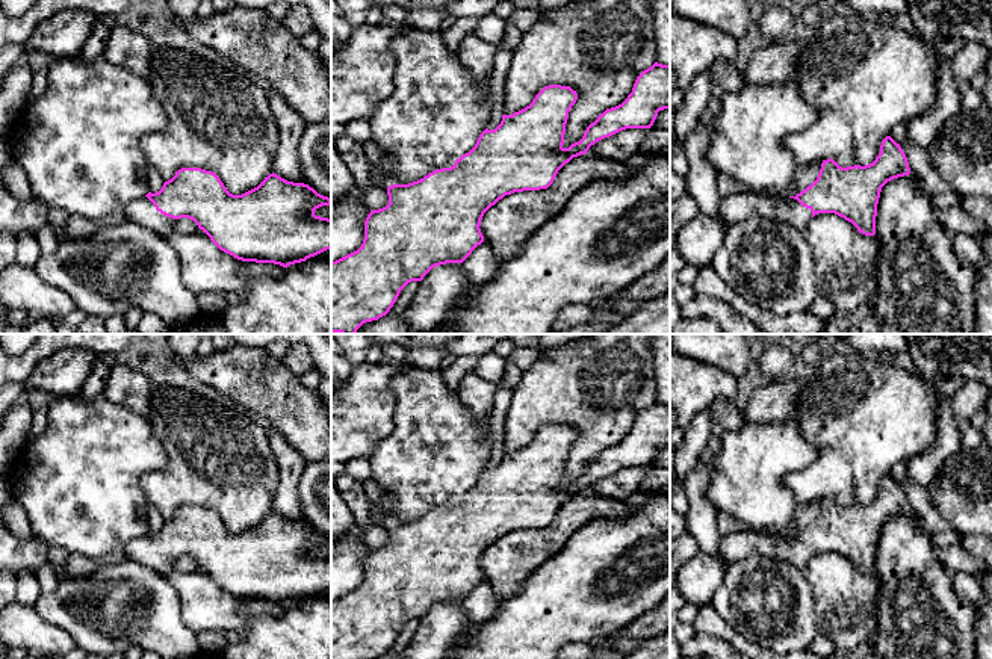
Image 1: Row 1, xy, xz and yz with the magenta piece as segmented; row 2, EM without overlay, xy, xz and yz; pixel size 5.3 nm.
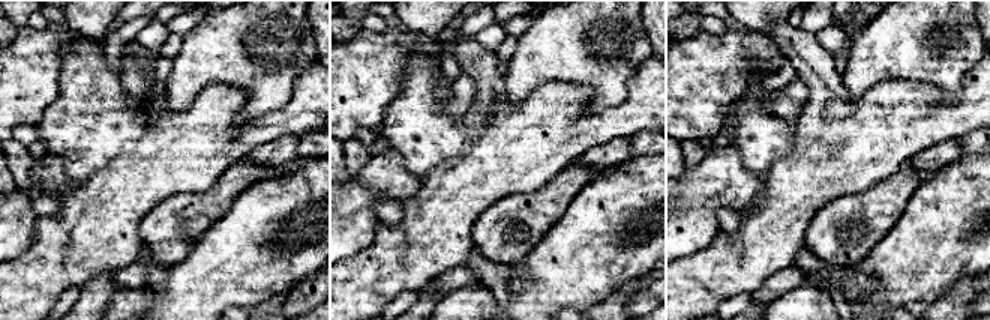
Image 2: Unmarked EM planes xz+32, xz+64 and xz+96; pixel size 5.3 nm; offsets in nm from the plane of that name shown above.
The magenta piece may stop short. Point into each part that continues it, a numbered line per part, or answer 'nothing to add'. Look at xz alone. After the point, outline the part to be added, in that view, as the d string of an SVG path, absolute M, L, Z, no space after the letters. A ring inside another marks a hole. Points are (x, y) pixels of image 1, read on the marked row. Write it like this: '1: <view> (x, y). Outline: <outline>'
nothing to add

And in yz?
1: yz (741, 207). Outline: M746 192L721 198L720 213L735 225L752 218L768 218L804 230L812 218L811 209L803 207L789 196L767 196L758 192Z

